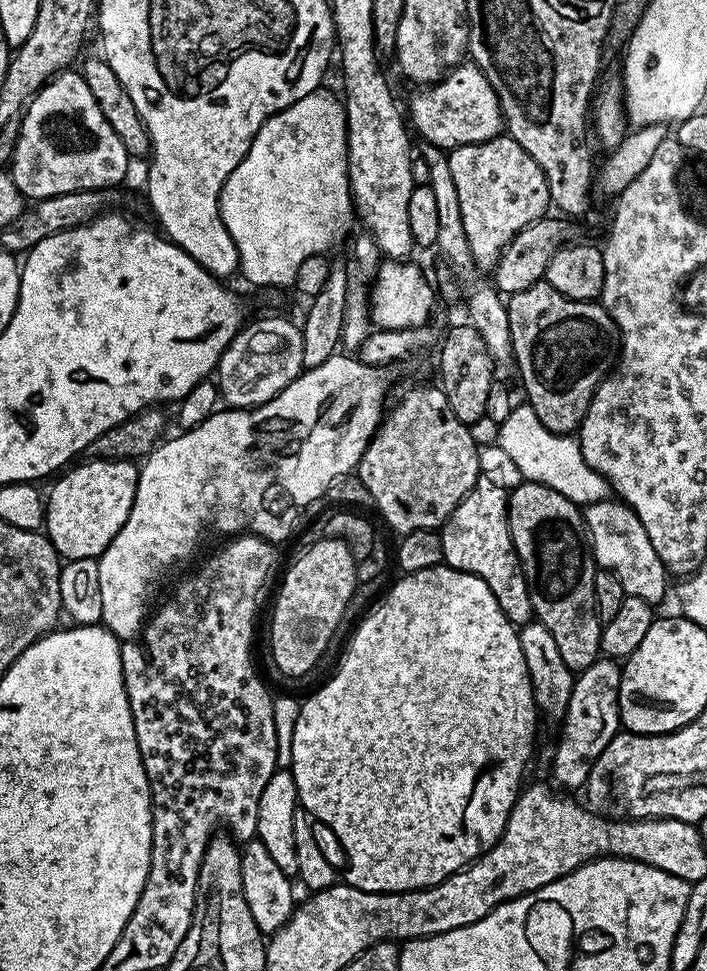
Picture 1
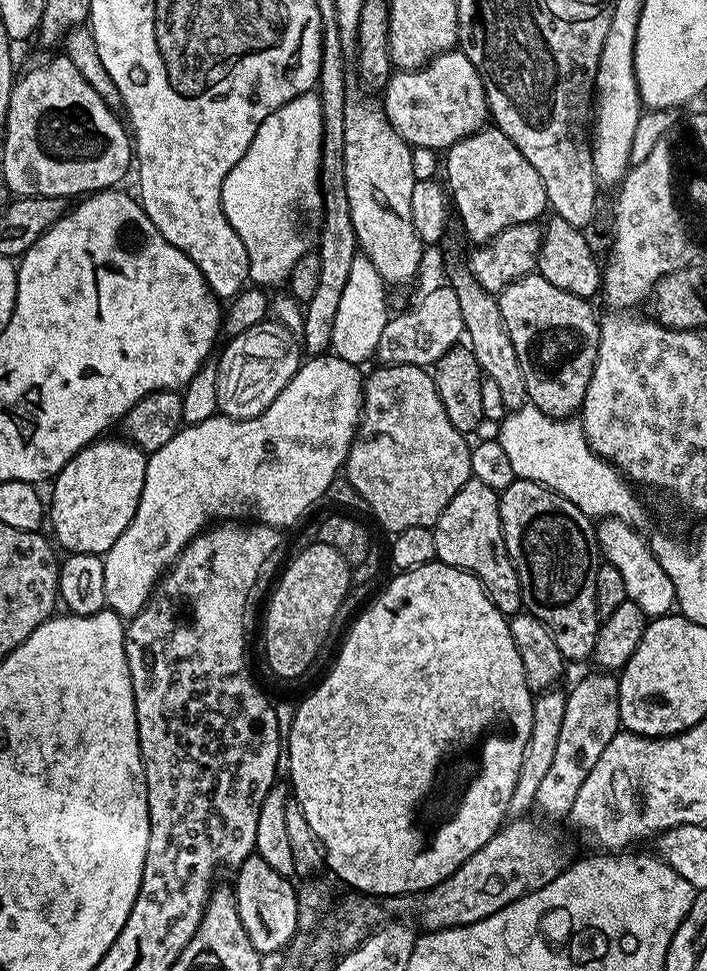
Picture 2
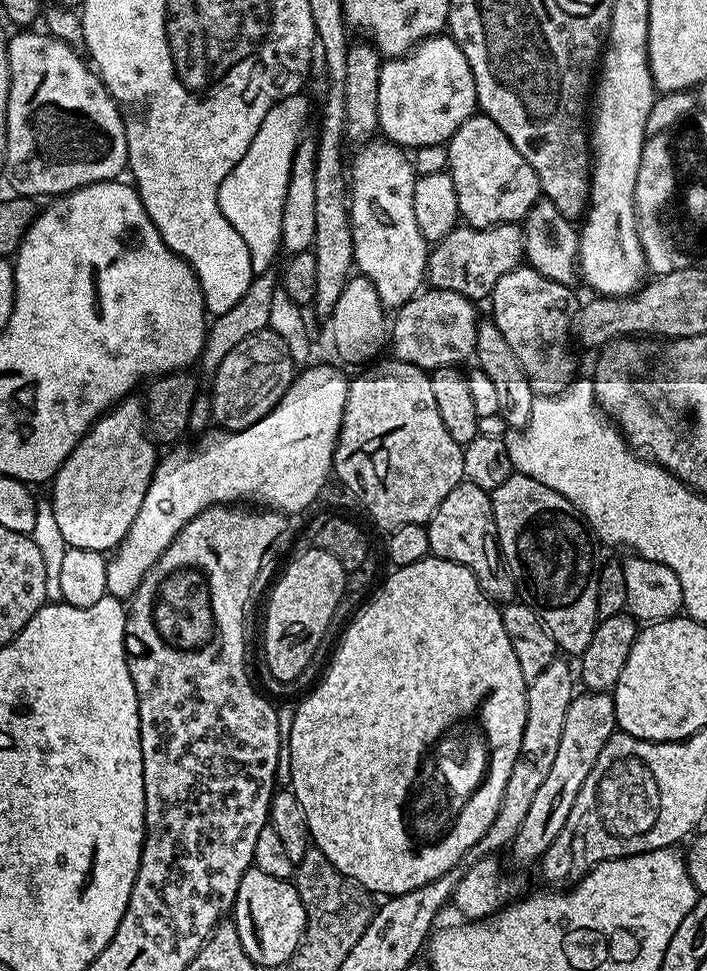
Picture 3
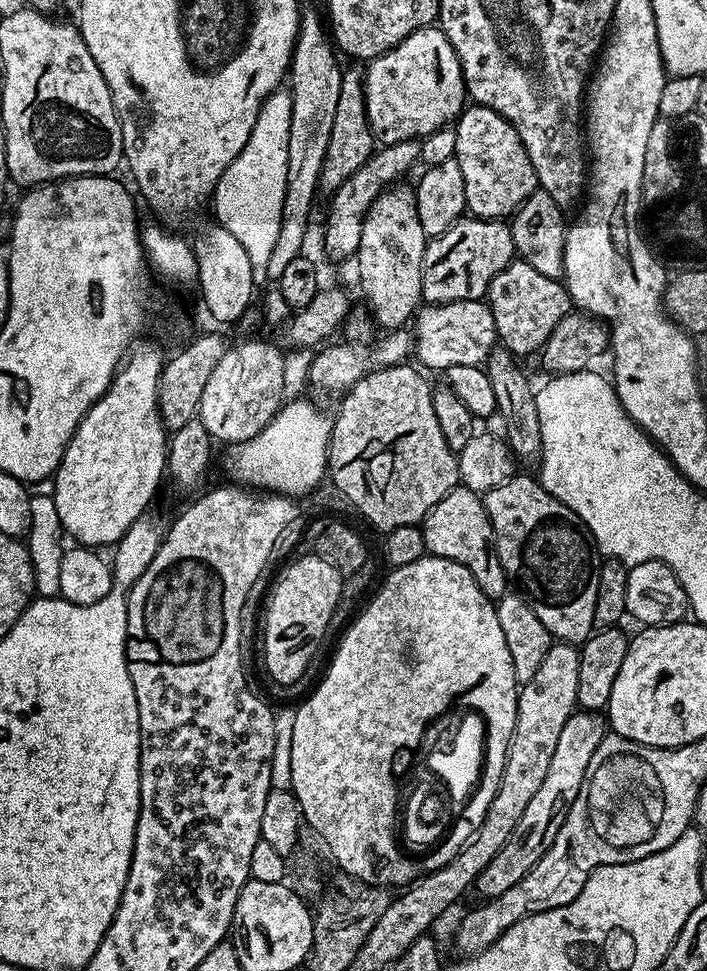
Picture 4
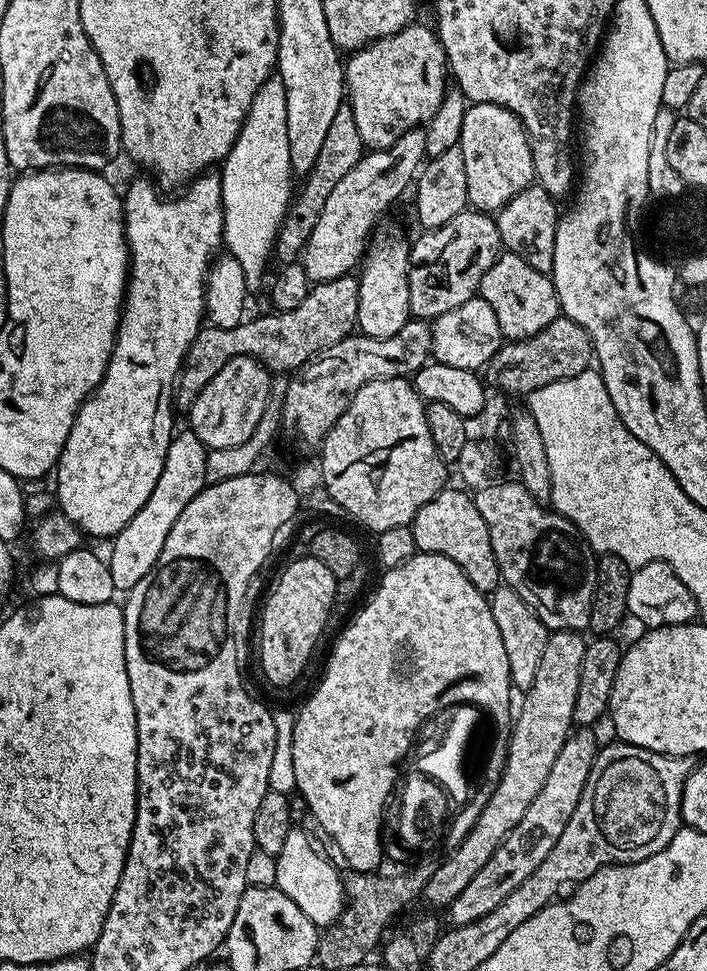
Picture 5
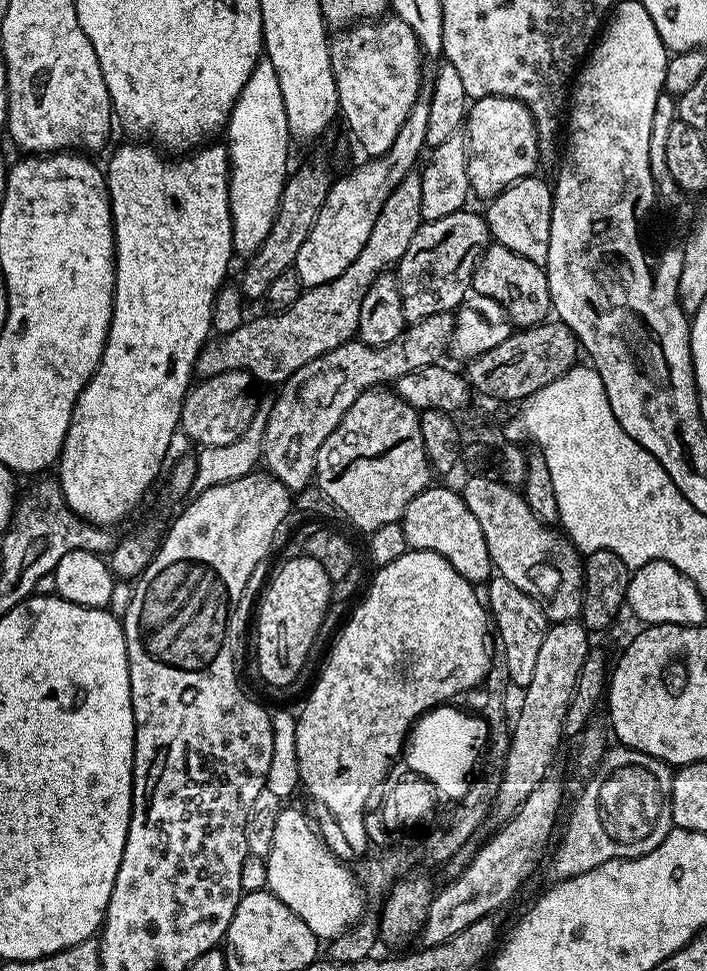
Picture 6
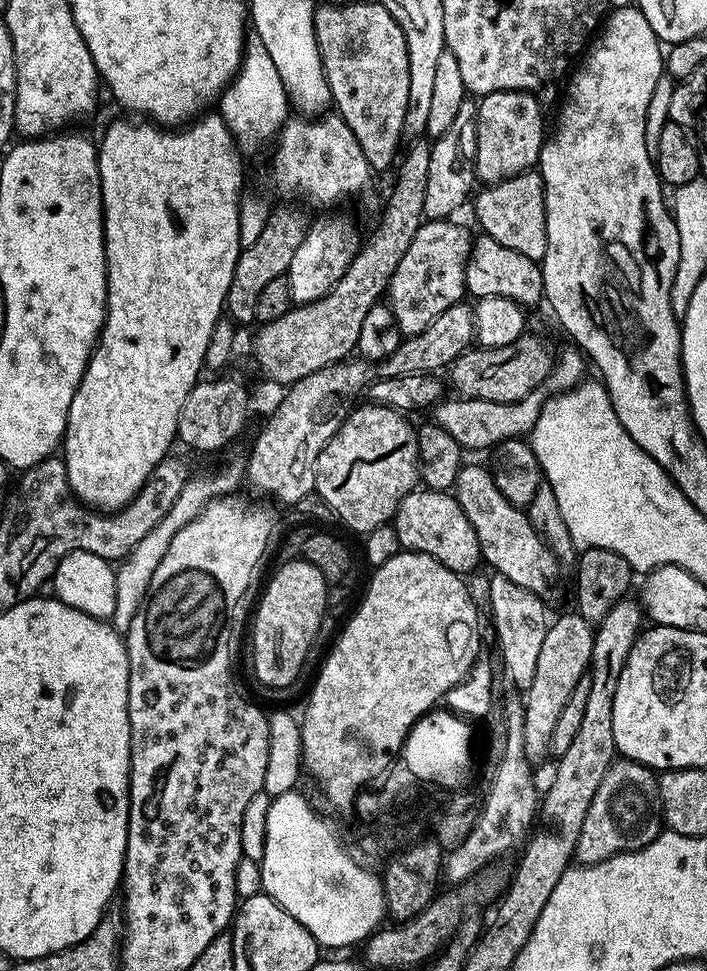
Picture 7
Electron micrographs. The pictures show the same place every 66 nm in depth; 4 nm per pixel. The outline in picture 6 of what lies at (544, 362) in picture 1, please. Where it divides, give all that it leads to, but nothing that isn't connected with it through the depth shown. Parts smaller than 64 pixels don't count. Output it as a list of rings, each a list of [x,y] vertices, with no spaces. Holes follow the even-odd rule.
[[[495,242],[489,243],[476,264],[471,291],[478,296],[494,298],[494,302],[506,310],[508,319],[517,329],[543,324],[552,312],[547,271],[541,265],[530,262],[530,258],[522,258],[522,254],[514,254],[514,250],[506,250],[506,246]]]

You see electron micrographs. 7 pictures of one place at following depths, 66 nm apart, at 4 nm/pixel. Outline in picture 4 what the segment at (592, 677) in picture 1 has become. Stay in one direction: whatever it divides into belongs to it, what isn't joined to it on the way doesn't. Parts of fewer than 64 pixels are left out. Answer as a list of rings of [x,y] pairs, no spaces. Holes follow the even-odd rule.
[[[577,710],[568,719],[566,726],[562,726],[562,735],[558,738],[554,758],[550,758],[550,770],[542,781],[542,787],[538,794],[534,794],[534,798],[530,798],[530,806],[526,806],[522,822],[514,826],[514,834],[510,834],[506,846],[502,846],[502,850],[494,854],[490,866],[478,874],[474,888],[481,892],[484,900],[493,900],[496,896],[506,894],[514,882],[522,882],[538,858],[550,850],[554,838],[558,838],[558,830],[562,830],[562,822],[566,822],[570,806],[574,806],[574,798],[578,798],[586,770],[590,766],[590,758],[594,758],[594,750],[598,750],[605,735],[606,720],[600,712]]]

